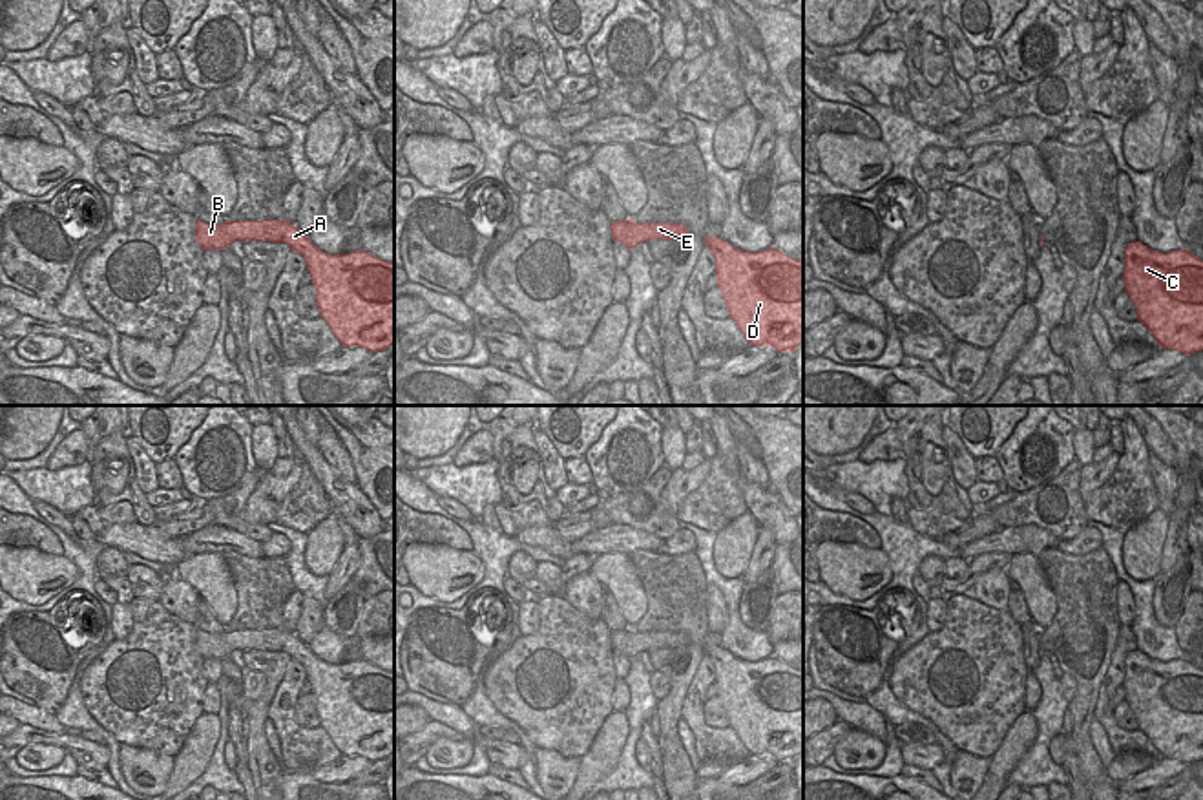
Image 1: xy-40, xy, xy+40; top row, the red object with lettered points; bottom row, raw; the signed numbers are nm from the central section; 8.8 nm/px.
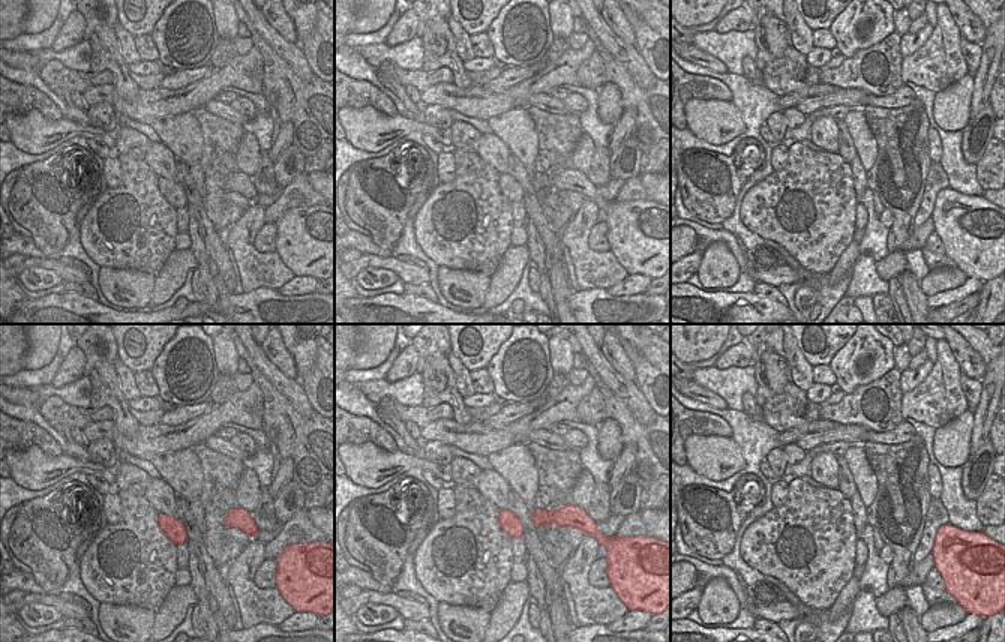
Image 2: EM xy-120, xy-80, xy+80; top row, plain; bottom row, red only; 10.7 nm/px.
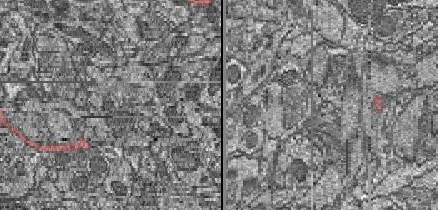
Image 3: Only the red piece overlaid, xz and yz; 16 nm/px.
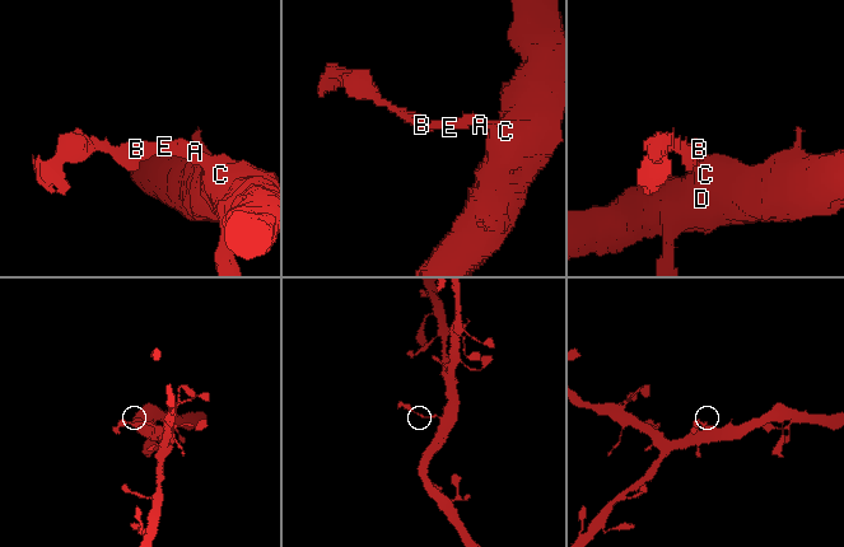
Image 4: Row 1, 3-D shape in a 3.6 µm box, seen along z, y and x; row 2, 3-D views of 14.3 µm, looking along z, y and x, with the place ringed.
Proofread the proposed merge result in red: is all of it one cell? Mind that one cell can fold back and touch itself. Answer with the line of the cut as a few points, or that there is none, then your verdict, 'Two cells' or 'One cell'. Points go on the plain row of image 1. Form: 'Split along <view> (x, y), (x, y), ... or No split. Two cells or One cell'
Split along xy (630, 629), (630, 640), (638, 652). Two cells.

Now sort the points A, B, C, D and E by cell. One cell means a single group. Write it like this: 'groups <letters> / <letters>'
groups A C D E / B

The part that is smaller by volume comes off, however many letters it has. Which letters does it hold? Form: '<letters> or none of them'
B

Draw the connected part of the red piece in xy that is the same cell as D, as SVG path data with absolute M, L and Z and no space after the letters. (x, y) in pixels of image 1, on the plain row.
M706 643L705 654L716 668L717 696L730 721L728 727L736 731L747 751L756 756L774 756L778 762L794 762L803 751L803 670L774 656L743 661Z

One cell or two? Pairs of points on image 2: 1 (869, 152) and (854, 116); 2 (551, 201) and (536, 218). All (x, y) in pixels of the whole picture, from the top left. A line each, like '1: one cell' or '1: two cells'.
1: one cell
2: two cells

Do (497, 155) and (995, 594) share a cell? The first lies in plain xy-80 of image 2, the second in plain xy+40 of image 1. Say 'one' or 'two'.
one

